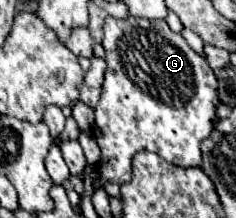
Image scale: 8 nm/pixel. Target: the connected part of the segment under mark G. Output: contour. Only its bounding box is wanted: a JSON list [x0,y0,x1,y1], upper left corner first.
[94,17,218,199]

